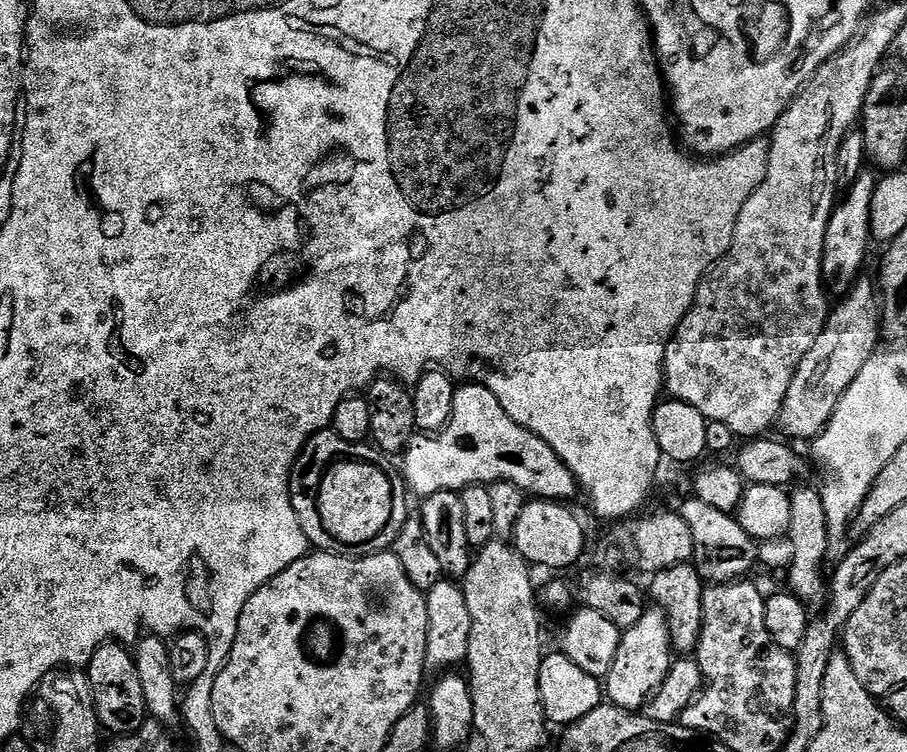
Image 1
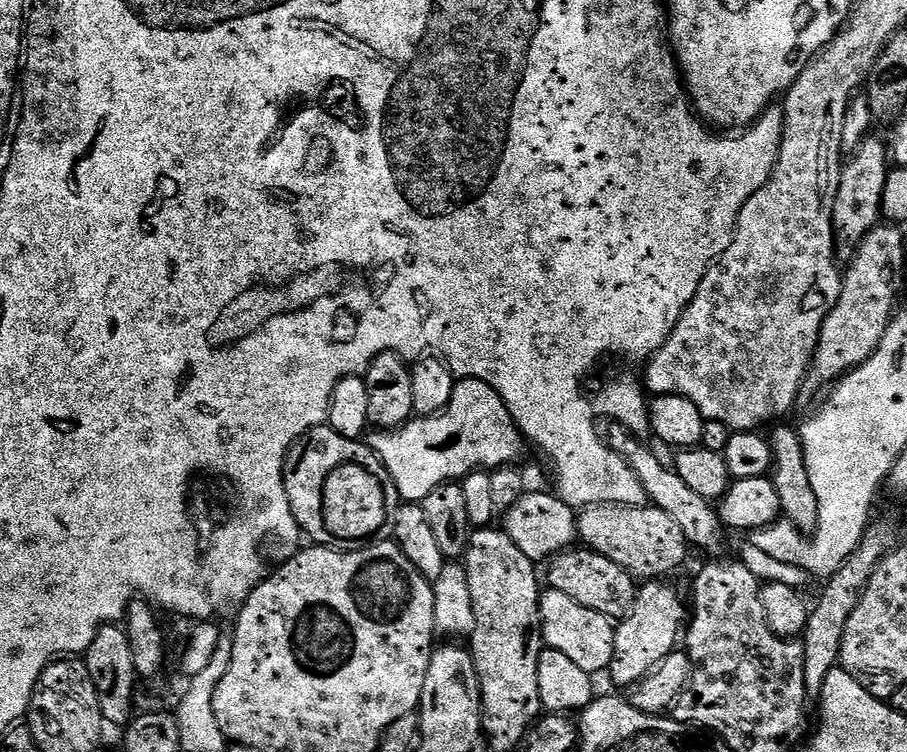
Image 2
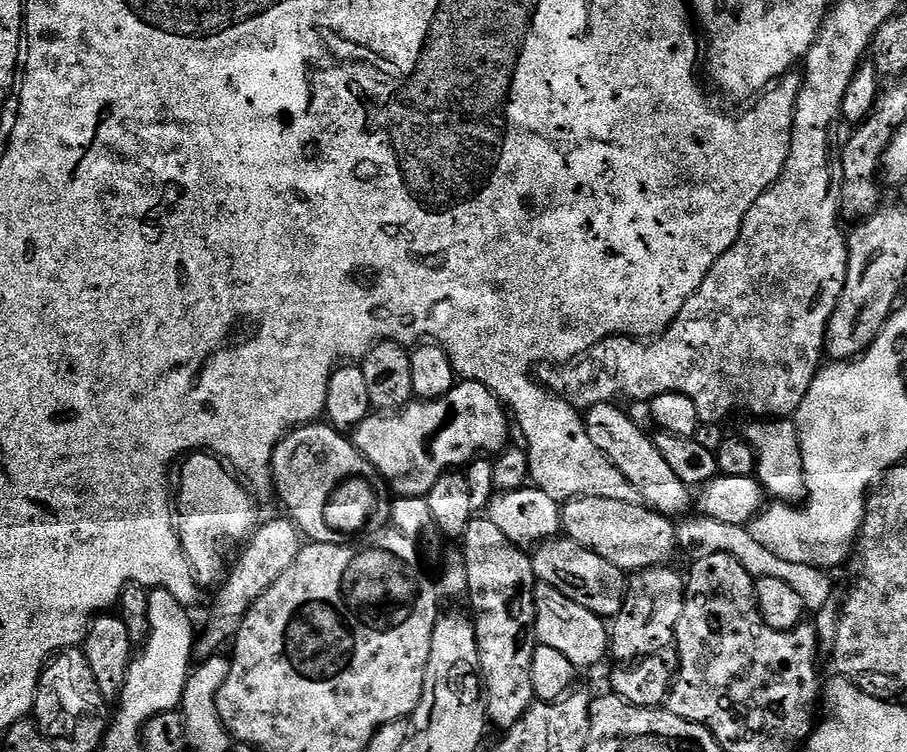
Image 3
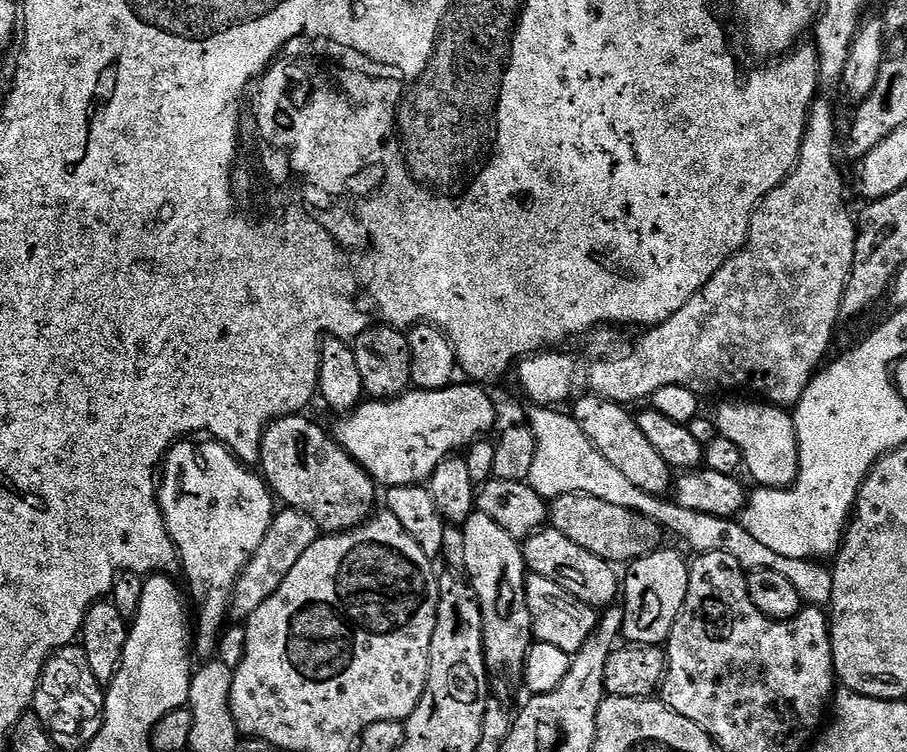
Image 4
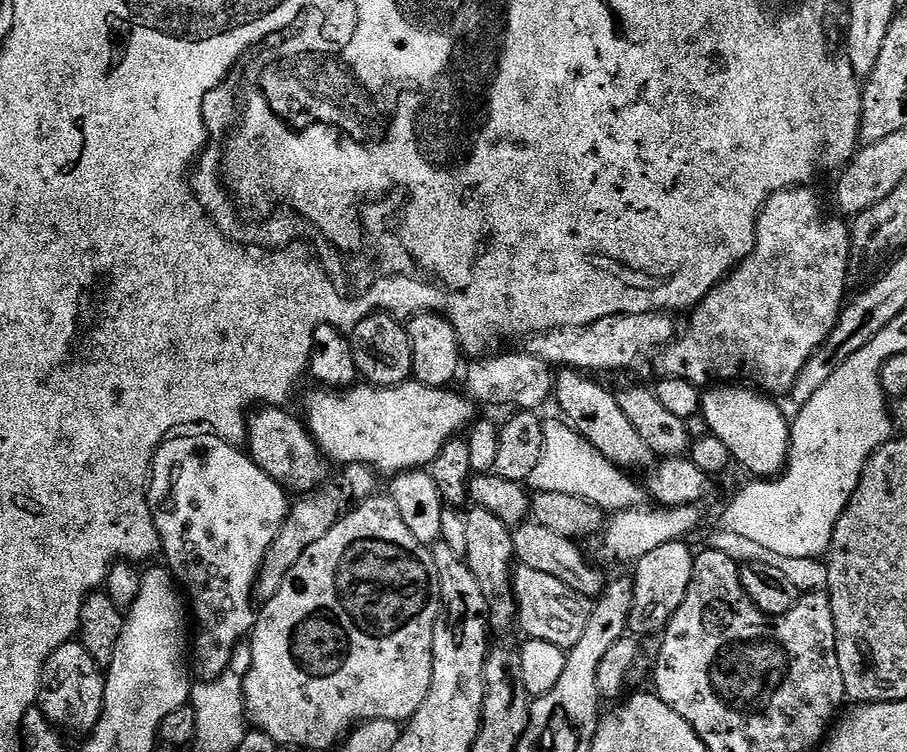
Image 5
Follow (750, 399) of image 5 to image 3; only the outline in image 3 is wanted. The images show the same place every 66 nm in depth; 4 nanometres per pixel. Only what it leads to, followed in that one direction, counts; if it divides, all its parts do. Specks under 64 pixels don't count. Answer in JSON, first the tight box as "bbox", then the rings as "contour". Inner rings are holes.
{"bbox":[743,418,807,505],"contour":[[[756,418],[744,428],[743,439],[755,449],[755,477],[773,501],[799,505],[807,497],[800,435],[792,418]]]}

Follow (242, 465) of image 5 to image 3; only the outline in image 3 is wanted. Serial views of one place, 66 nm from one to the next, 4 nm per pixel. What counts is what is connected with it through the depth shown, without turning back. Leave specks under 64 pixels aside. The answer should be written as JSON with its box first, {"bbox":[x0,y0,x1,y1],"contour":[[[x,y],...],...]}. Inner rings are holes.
{"bbox":[175,451,258,590],"contour":[[[205,451],[191,453],[179,465],[179,468],[180,496],[178,492],[178,515],[175,517],[176,529],[184,546],[184,553],[192,567],[192,573],[196,575],[197,584],[204,590],[212,587],[212,589],[215,589],[225,579],[226,568],[224,570],[224,563],[228,560],[228,551],[235,544],[237,546],[243,545],[258,527],[256,504],[251,500],[253,497],[250,495],[249,489],[217,457]]]}

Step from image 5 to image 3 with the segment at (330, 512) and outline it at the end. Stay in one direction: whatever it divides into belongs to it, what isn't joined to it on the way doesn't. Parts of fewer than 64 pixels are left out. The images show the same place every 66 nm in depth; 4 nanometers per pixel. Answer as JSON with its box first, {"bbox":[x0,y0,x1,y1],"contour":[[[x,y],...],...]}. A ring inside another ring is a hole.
{"bbox":[194,519,302,661],"contour":[[[283,519],[268,520],[265,524],[263,521],[243,545],[244,554],[240,558],[240,565],[233,572],[231,569],[227,578],[219,585],[215,593],[216,601],[212,604],[212,613],[208,616],[208,625],[205,626],[204,632],[202,628],[199,633],[194,649],[197,661],[212,659],[235,641],[250,606],[258,602],[258,598],[262,598],[262,594],[270,590],[270,586],[274,586],[274,582],[278,582],[278,578],[286,574],[286,570],[290,570],[294,558],[298,558],[302,547],[302,533],[291,519]]]}

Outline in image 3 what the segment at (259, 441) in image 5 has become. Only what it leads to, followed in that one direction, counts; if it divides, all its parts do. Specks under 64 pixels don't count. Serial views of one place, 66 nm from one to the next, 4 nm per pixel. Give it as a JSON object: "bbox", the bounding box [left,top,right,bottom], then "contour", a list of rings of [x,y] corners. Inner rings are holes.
{"bbox":[272,422,392,544],"contour":[[[313,422],[305,424],[303,428],[296,428],[288,433],[279,442],[272,455],[272,483],[274,485],[275,495],[280,495],[280,500],[284,503],[284,508],[287,515],[290,517],[293,524],[300,529],[301,533],[309,541],[318,544],[351,544],[353,542],[363,541],[365,538],[371,538],[387,529],[392,519],[392,501],[390,495],[388,481],[385,480],[382,473],[372,465],[360,451],[356,449],[355,443],[345,433],[336,431],[331,424],[327,422]]]}

